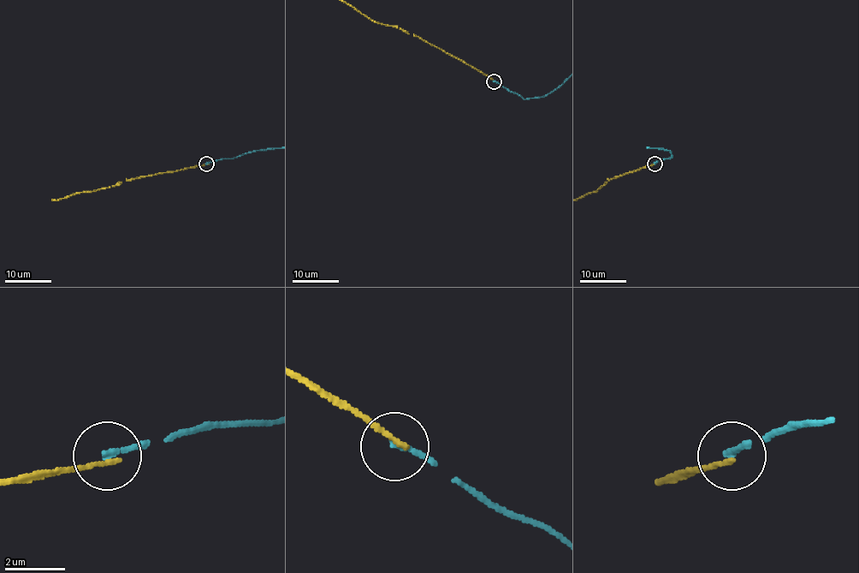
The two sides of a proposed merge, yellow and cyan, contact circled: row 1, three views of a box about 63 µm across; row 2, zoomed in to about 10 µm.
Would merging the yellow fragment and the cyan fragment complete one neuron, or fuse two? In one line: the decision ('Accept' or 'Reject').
Reject

